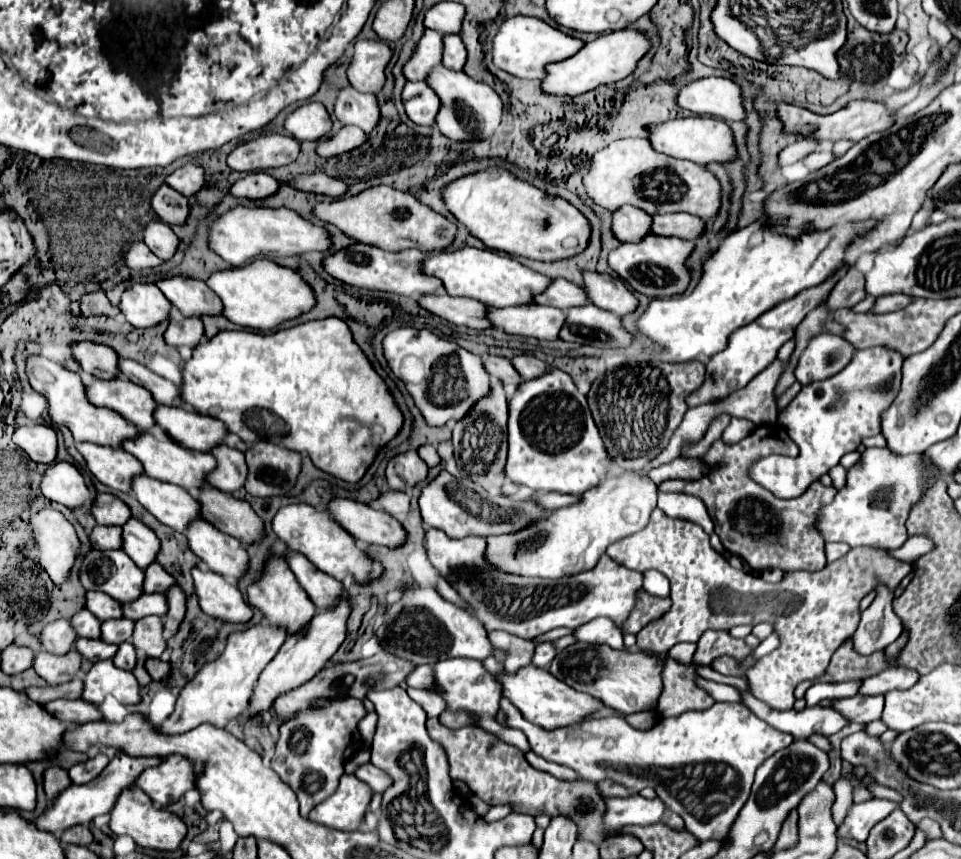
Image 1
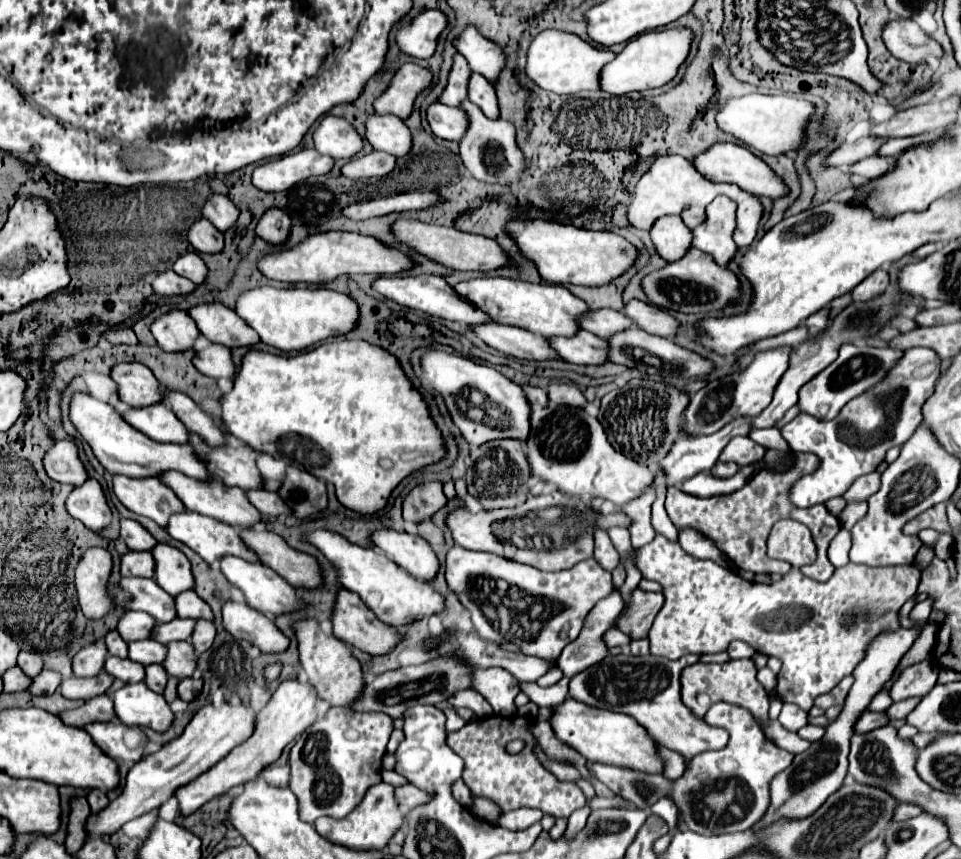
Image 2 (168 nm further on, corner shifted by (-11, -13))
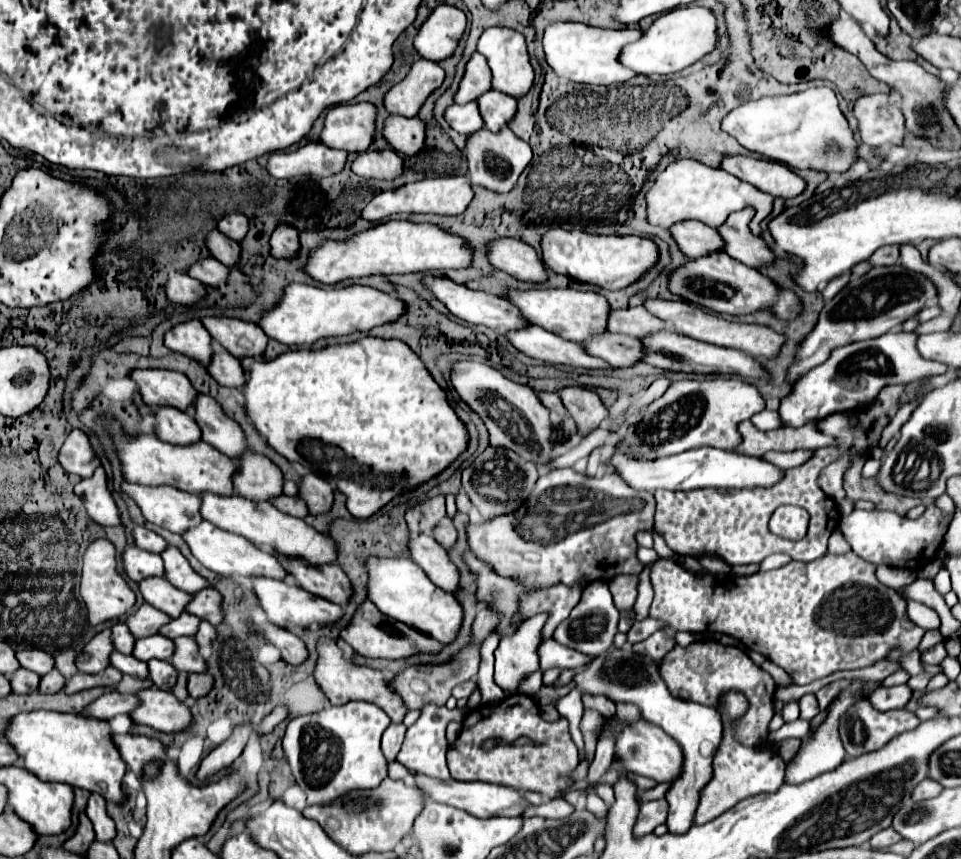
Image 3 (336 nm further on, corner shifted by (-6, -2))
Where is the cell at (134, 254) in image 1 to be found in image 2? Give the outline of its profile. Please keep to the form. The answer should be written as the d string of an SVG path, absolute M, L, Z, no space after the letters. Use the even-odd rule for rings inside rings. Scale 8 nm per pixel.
M165 270L165 272L159 272L153 282L151 282L153 290L161 296L173 296L173 294L187 294L187 292L193 292L195 290L195 284L179 274L175 274L173 270Z

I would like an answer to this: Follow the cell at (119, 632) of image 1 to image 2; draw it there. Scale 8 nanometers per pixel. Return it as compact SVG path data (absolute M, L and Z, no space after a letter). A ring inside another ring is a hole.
M151 638L129 642L129 660L133 662L147 666L147 664L161 664L163 658L165 658L165 646Z

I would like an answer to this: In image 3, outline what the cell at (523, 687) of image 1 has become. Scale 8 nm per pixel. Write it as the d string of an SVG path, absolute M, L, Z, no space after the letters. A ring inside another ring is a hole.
M640 719L634 725L624 727L624 731L616 739L616 755L628 771L632 771L636 775L650 777L656 783L672 783L682 773L682 749L680 749L680 745L670 735L666 735L660 727L656 727L644 719Z

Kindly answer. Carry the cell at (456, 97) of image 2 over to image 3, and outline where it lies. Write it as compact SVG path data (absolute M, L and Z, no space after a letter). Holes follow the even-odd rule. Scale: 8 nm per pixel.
M474 53L470 63L466 65L464 79L460 83L460 89L456 93L456 103L466 105L470 101L476 101L480 95L492 89L492 73L486 63L486 59L480 53Z

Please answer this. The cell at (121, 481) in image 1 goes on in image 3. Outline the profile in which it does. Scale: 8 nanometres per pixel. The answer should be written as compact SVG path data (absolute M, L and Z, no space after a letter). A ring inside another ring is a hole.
M124 483L124 491L138 503L142 515L162 529L184 535L188 529L202 523L202 499L198 495L174 487L146 487L132 483Z

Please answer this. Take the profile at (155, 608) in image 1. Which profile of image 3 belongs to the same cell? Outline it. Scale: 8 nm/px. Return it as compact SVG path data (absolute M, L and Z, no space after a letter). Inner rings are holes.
M182 613L178 619L170 621L166 627L162 627L162 635L168 639L176 639L176 637L194 637L198 631L200 619L190 615L190 613Z

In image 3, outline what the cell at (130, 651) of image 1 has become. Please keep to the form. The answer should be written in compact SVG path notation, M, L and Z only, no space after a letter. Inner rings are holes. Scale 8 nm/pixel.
M150 661L148 663L150 667L150 679L154 681L154 685L162 691L172 691L172 687L176 685L176 679L178 679L178 671L170 665L170 663L162 663L162 661Z

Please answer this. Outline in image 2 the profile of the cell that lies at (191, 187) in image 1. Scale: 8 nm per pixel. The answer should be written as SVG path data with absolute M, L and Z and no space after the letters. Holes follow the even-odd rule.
M211 194L207 198L207 202L203 204L203 208L201 208L201 214L207 220L211 220L211 224L219 232L225 232L225 230L229 230L235 224L235 220L239 216L239 210L235 208L235 204L227 196L223 196L223 194Z

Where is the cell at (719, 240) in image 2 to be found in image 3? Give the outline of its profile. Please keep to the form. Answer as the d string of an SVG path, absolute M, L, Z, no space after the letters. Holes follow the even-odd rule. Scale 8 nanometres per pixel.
M750 209L738 211L730 215L730 219L726 219L726 223L718 229L726 239L726 253L754 269L774 265L776 255L772 253L772 249L766 245L764 239L756 237L748 227L752 217L754 211Z

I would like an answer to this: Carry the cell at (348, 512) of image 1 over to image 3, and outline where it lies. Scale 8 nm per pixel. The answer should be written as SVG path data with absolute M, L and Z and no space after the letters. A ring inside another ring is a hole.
M418 535L416 539L410 539L410 557L424 567L434 585L452 595L460 591L458 567L450 561L448 551L434 537Z

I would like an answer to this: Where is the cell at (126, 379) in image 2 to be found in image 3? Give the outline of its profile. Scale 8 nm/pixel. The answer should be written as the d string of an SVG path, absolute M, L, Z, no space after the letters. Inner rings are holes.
M144 369L134 371L130 377L138 383L140 395L150 407L176 407L188 411L198 397L198 391L194 391L186 375L178 371Z

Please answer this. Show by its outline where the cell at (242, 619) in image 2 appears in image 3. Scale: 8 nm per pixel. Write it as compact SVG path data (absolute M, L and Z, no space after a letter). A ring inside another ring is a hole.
M268 625L260 633L266 637L266 641L270 641L272 645L276 645L282 651L282 657L286 663L302 665L308 659L308 649L306 649L304 641L298 635L294 635L292 631Z

